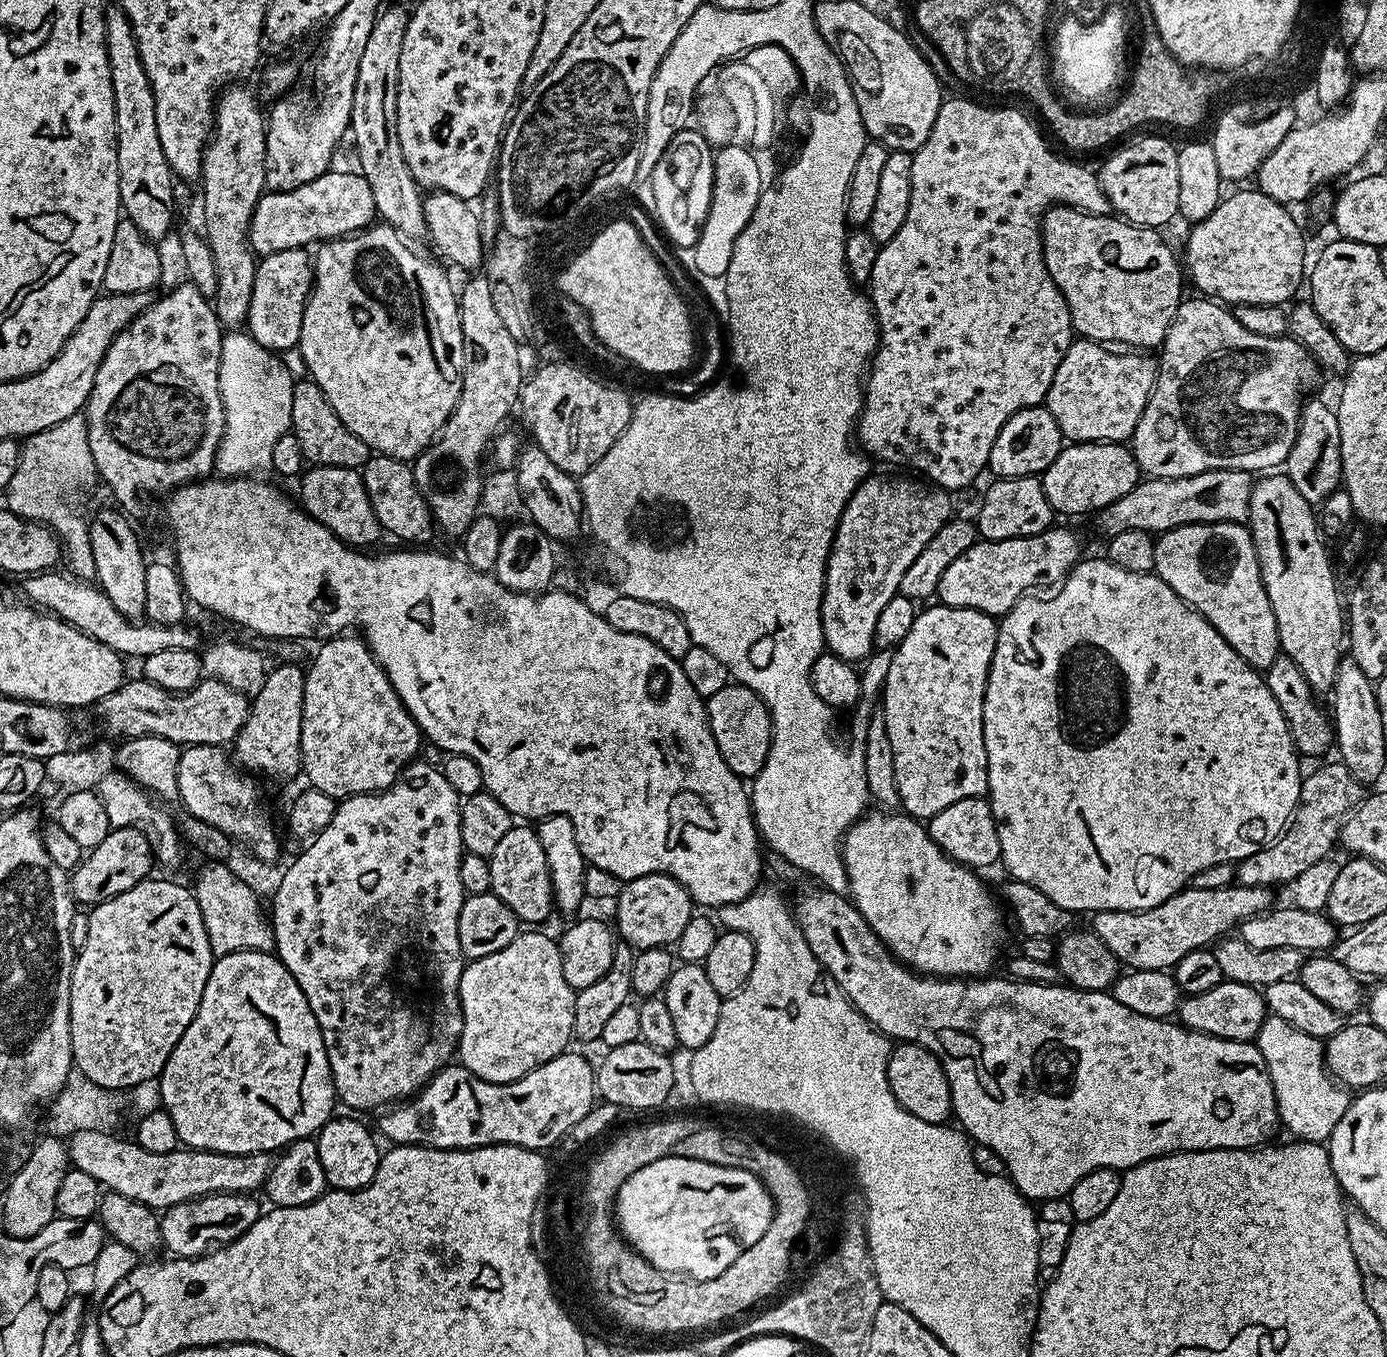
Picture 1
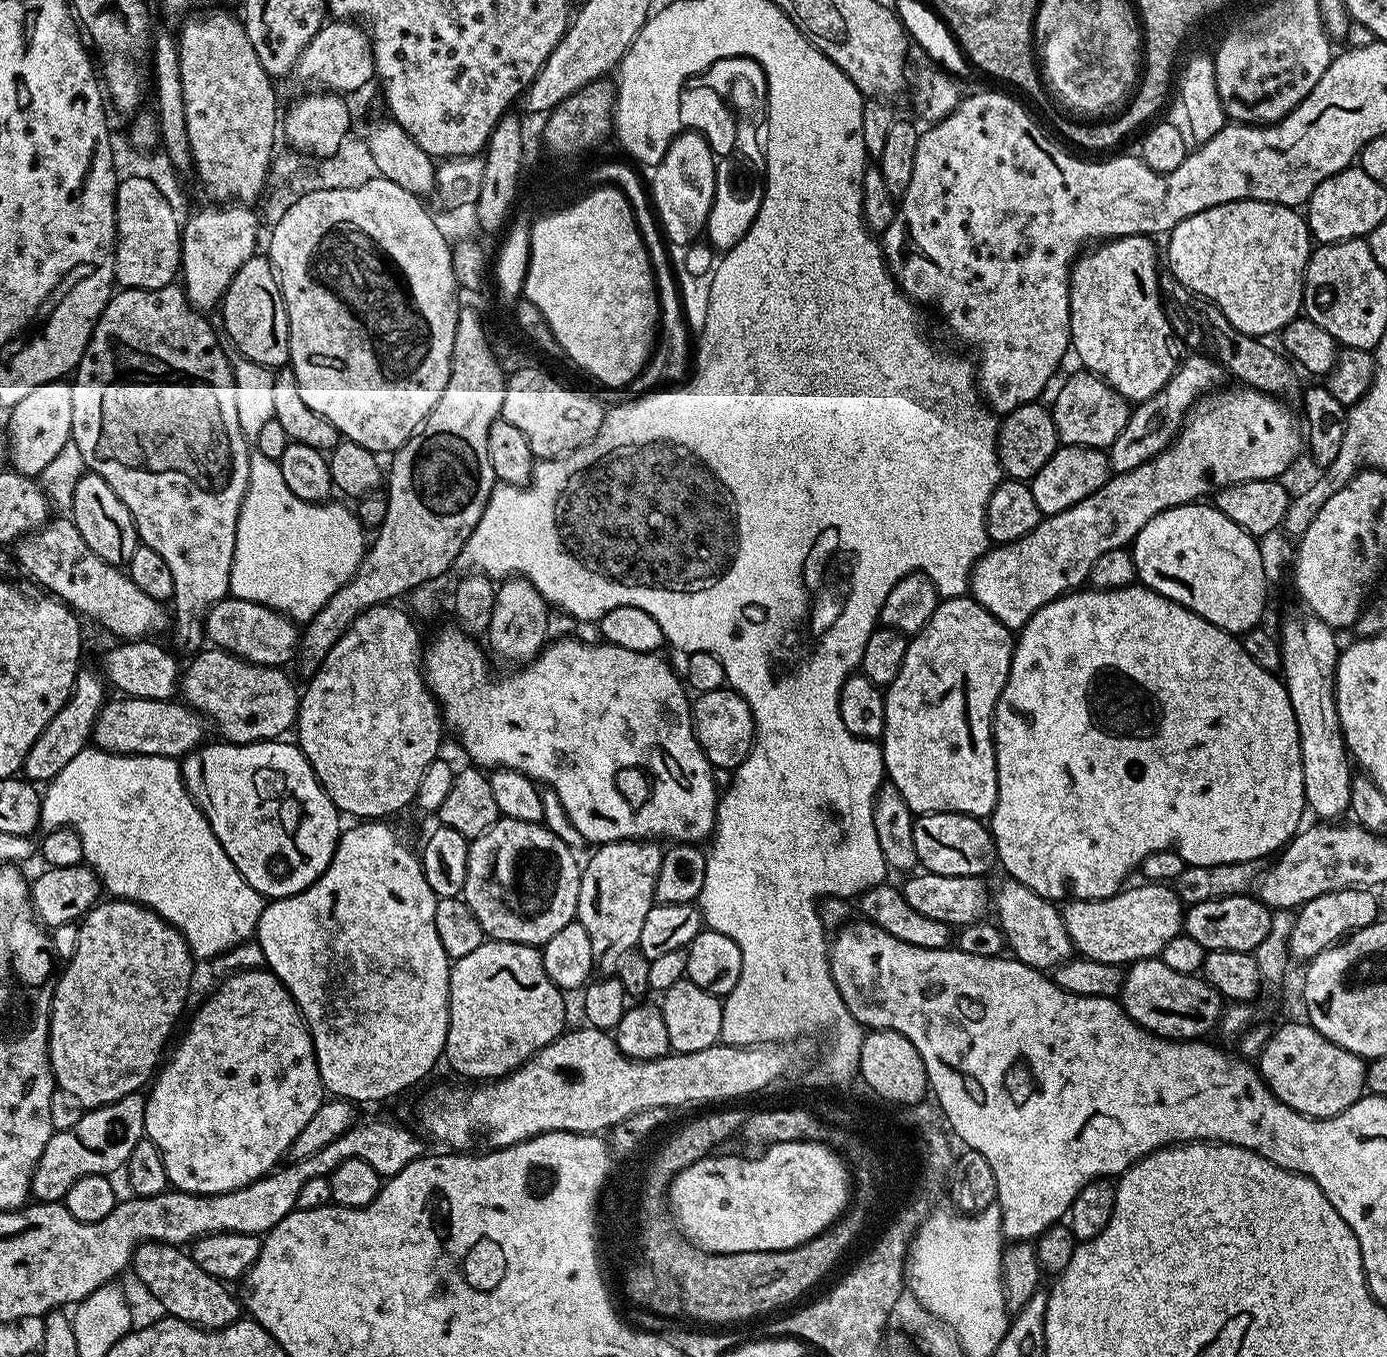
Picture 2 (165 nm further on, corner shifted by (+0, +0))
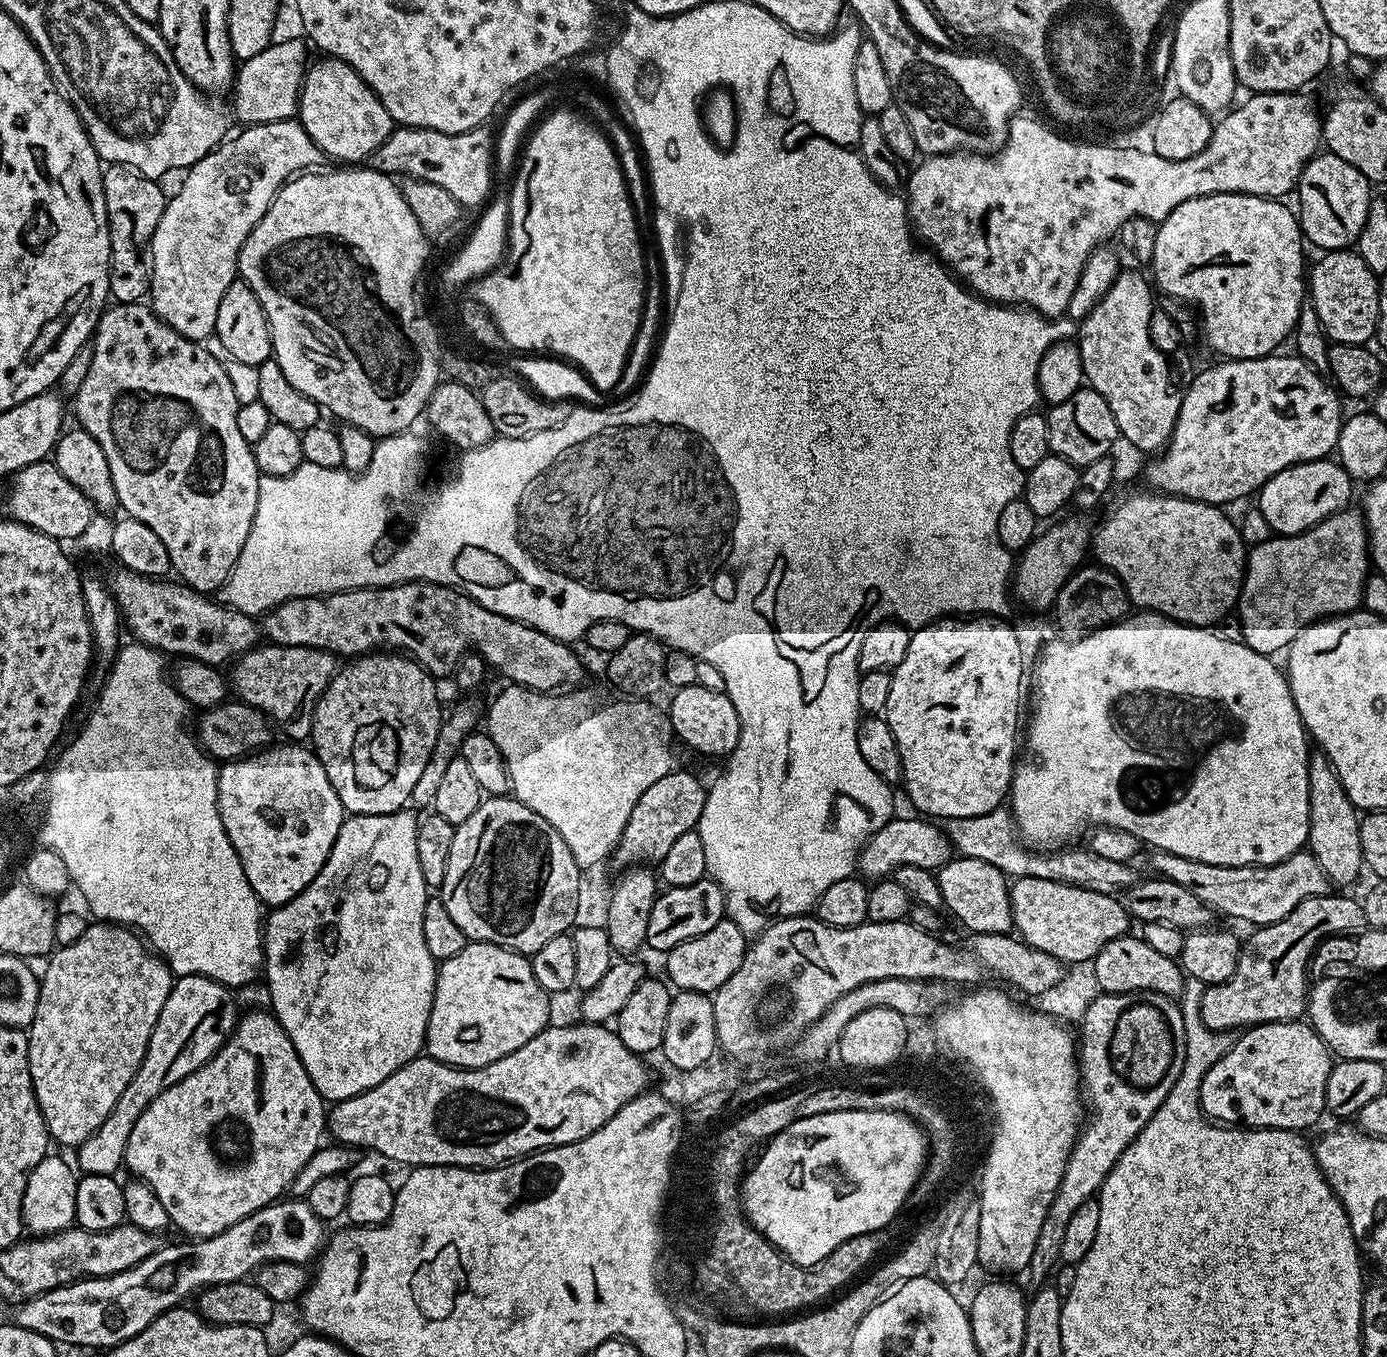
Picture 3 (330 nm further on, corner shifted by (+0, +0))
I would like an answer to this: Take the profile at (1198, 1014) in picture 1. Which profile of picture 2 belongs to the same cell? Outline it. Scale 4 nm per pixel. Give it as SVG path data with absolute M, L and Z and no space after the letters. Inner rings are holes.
M1159 958L1127 965L1118 1003L1135 1024L1153 1036L1173 1042L1207 1037L1207 1032L1219 1025L1226 1007L1220 992L1199 975L1178 974Z

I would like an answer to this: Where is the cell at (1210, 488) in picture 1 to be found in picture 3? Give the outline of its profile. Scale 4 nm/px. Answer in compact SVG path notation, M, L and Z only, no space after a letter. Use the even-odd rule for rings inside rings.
M1335 459L1311 460L1290 466L1274 478L1270 478L1260 487L1258 509L1271 531L1281 536L1297 536L1313 528L1335 512L1349 507L1348 499L1352 496L1354 481L1347 470Z

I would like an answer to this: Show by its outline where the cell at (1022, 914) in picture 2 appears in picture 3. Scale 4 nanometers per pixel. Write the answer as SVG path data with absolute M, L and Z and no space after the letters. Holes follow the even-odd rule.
M956 856L950 863L937 869L937 880L941 903L956 916L957 920L973 935L982 933L1009 933L1013 929L1011 891L1008 887L1008 878L996 866L984 862L982 859L969 856Z

